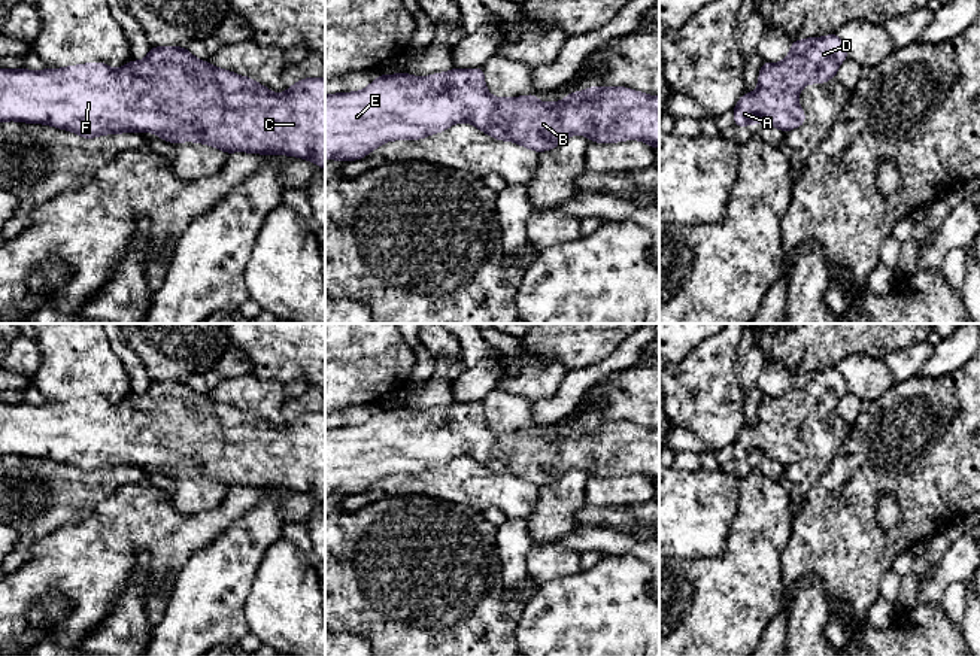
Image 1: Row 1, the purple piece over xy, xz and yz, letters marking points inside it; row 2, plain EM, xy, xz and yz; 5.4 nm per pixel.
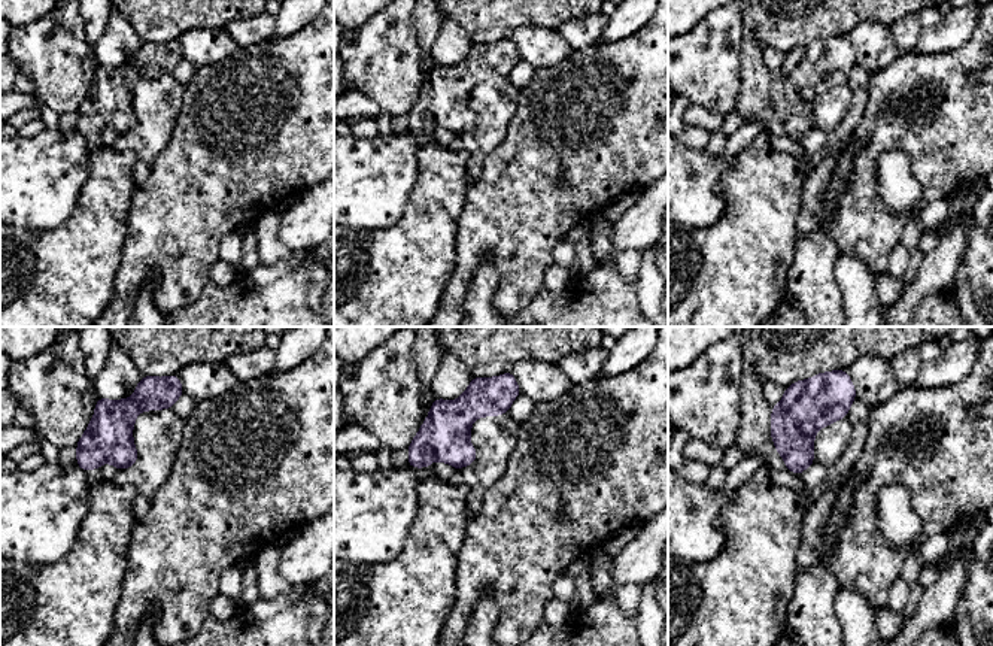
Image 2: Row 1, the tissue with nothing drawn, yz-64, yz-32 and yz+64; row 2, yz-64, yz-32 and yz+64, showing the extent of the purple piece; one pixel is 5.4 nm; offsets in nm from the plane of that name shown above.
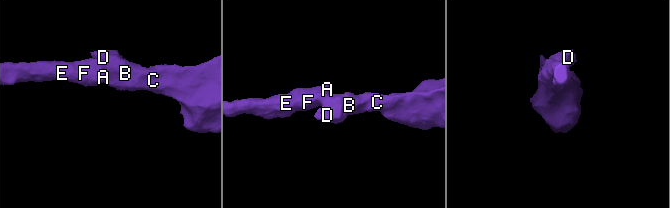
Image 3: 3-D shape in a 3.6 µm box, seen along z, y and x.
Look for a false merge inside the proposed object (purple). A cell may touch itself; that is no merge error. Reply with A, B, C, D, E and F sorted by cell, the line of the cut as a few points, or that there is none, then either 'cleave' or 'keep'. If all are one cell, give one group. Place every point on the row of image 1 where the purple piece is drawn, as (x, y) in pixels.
A B C D E F; no cut; keep

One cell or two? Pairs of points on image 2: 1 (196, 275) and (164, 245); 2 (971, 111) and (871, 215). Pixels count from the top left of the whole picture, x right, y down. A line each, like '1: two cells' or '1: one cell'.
1: one cell
2: one cell

